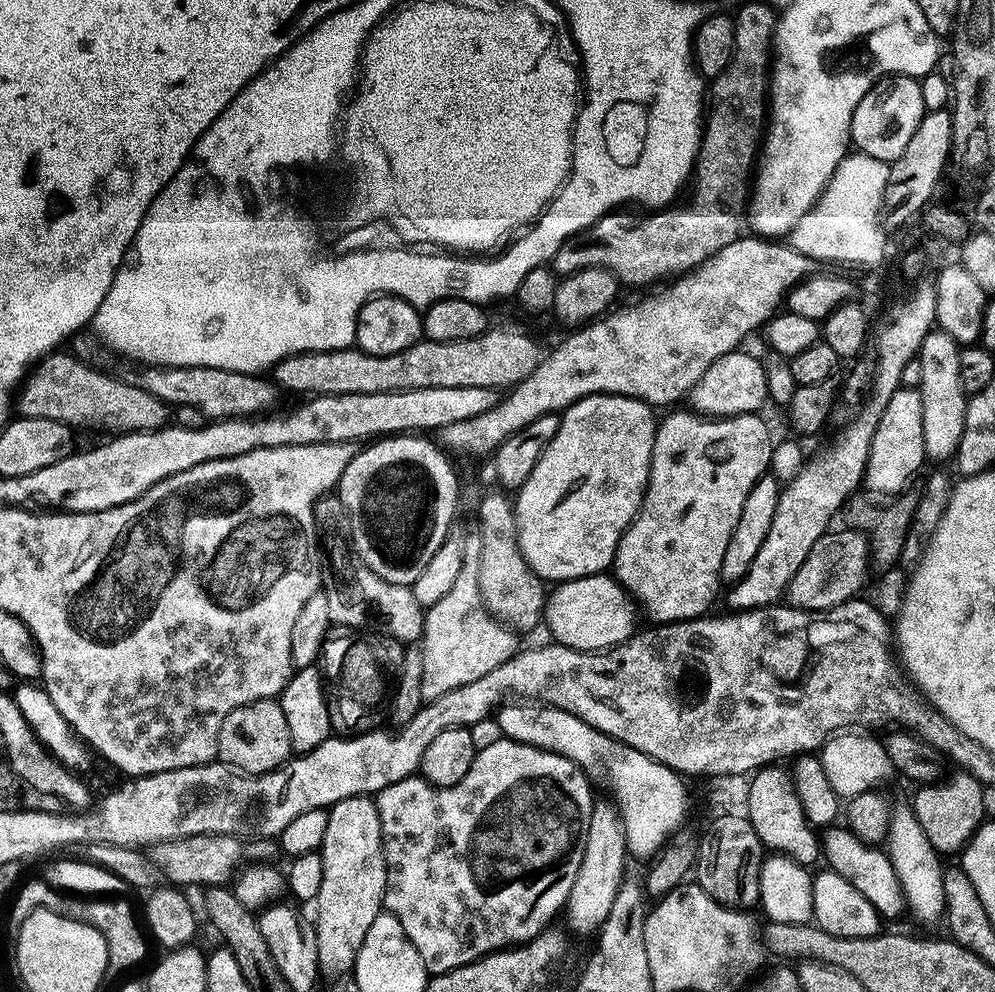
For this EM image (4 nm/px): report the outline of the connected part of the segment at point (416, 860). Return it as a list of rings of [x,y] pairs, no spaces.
[[[507,738],[498,741],[490,750],[477,752],[474,766],[470,766],[470,774],[458,782],[458,786],[439,788],[423,778],[413,778],[398,782],[398,786],[390,786],[375,797],[376,805],[382,818],[384,831],[384,857],[388,863],[388,895],[387,911],[406,930],[408,941],[422,954],[422,962],[432,976],[450,974],[454,970],[462,970],[495,952],[503,952],[518,948],[537,940],[543,932],[553,927],[556,915],[563,913],[568,907],[568,899],[574,890],[574,882],[578,882],[578,870],[582,870],[582,862],[586,858],[586,842],[590,834],[592,821],[593,781],[574,762],[570,762],[557,752],[547,752],[545,748],[535,748],[519,744]]]

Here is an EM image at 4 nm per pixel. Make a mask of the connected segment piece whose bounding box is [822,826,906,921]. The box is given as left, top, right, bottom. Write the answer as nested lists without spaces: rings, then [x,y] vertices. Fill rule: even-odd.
[[[833,826],[823,833],[822,856],[826,864],[828,860],[827,867],[846,878],[846,882],[850,882],[850,886],[854,886],[854,890],[858,890],[858,894],[862,894],[862,898],[866,898],[866,902],[870,902],[885,921],[905,915],[904,891],[887,851],[864,843],[847,827]]]

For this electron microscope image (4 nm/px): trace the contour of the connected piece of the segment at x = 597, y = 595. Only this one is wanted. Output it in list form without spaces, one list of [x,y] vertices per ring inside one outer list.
[[[608,574],[569,580],[551,593],[546,609],[546,628],[552,631],[551,639],[576,652],[606,652],[621,648],[637,635],[638,608],[628,589]]]

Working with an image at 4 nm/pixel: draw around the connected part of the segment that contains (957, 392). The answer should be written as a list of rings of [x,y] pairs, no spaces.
[[[934,330],[926,338],[918,357],[918,368],[920,364],[920,385],[918,391],[922,398],[922,430],[926,434],[926,454],[928,460],[955,461],[956,452],[962,446],[962,438],[966,430],[966,414],[968,413],[969,396],[964,393],[962,386],[962,373],[960,373],[961,345],[956,343],[950,334]]]

